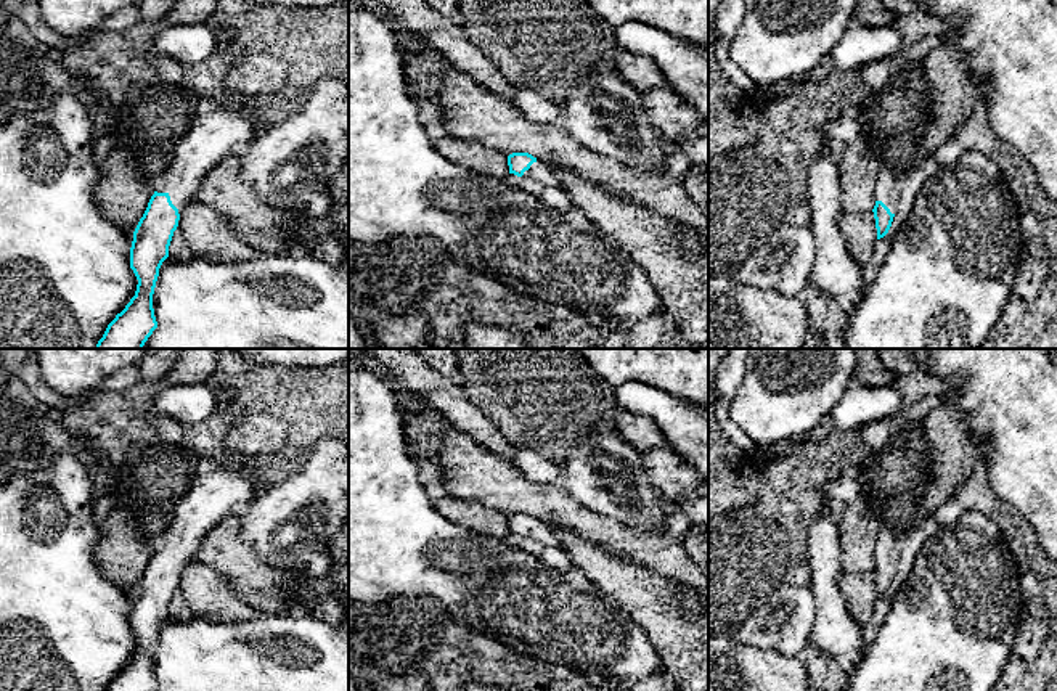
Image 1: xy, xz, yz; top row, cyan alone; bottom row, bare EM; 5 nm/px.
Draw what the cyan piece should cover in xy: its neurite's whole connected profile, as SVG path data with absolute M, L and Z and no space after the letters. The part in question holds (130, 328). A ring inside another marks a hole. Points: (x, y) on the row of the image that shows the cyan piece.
M199 103L133 231L130 268L138 280L135 296L108 325L95 349L143 349L157 328L153 294L182 211L193 202L207 174L222 161L241 156L255 137L255 125L241 111Z

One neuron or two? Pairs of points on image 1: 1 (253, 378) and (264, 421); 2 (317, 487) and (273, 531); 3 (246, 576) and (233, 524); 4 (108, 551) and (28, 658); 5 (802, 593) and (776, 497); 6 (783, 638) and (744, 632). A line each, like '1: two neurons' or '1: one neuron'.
1: one neuron
2: one neuron
3: one neuron
4: two neurons
5: two neurons
6: one neuron

